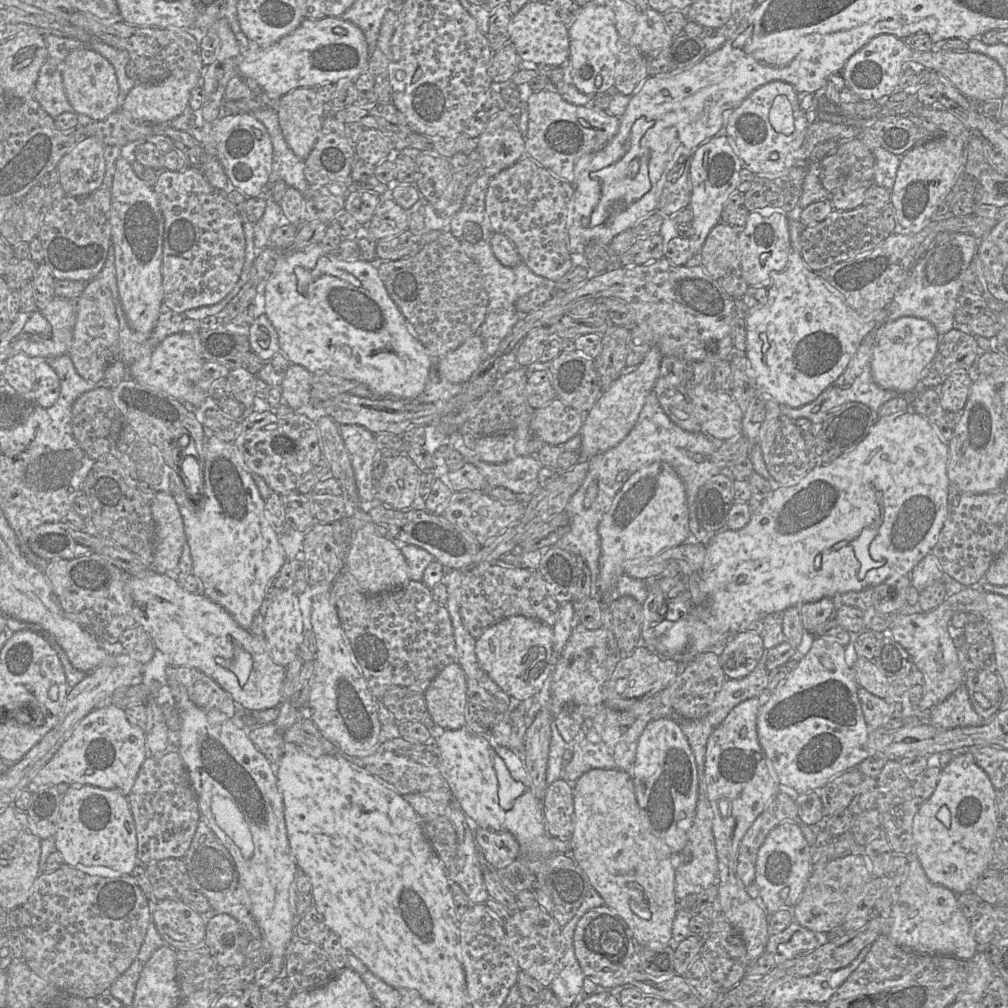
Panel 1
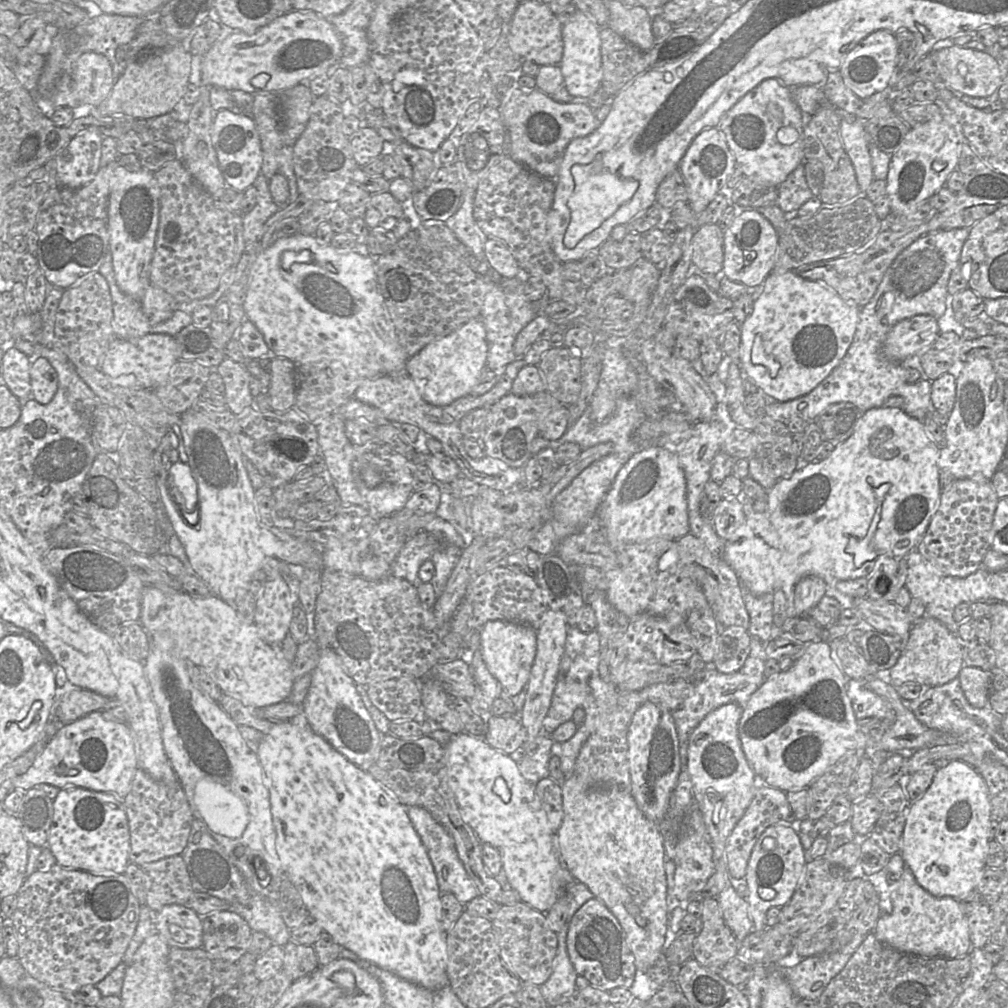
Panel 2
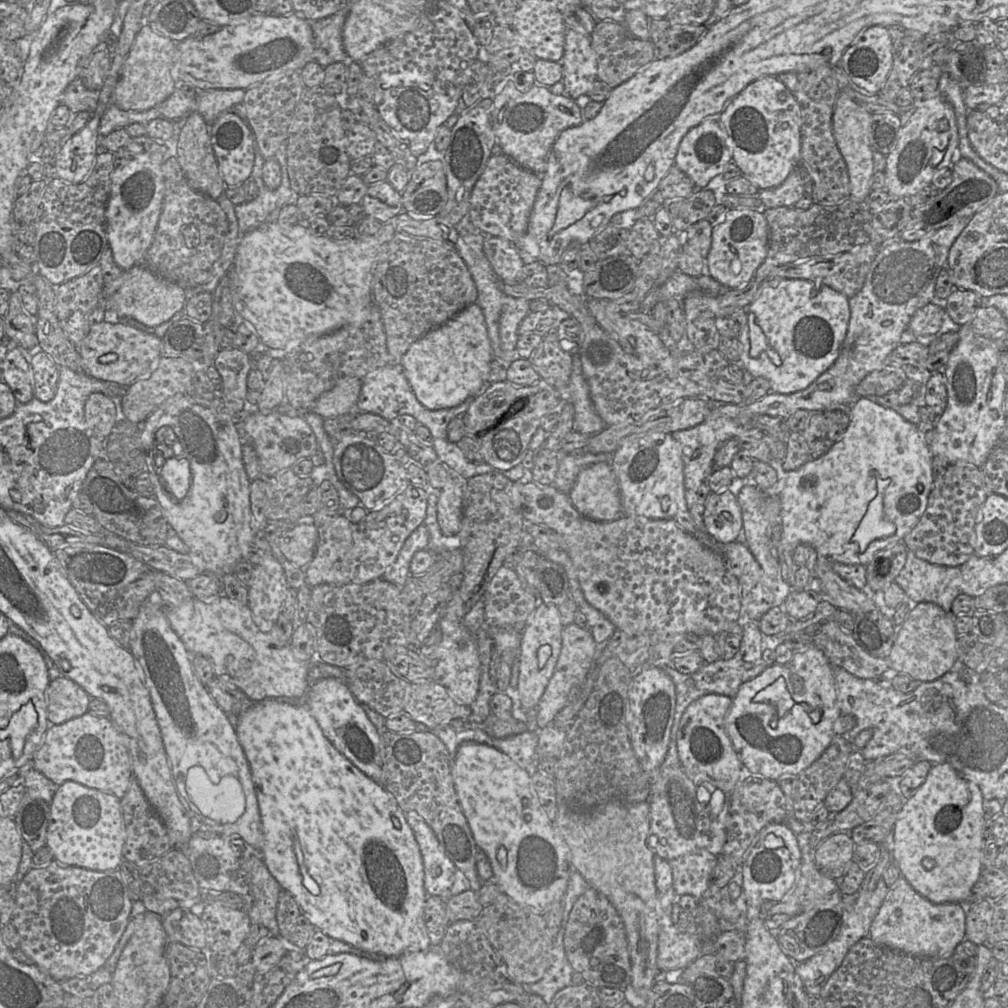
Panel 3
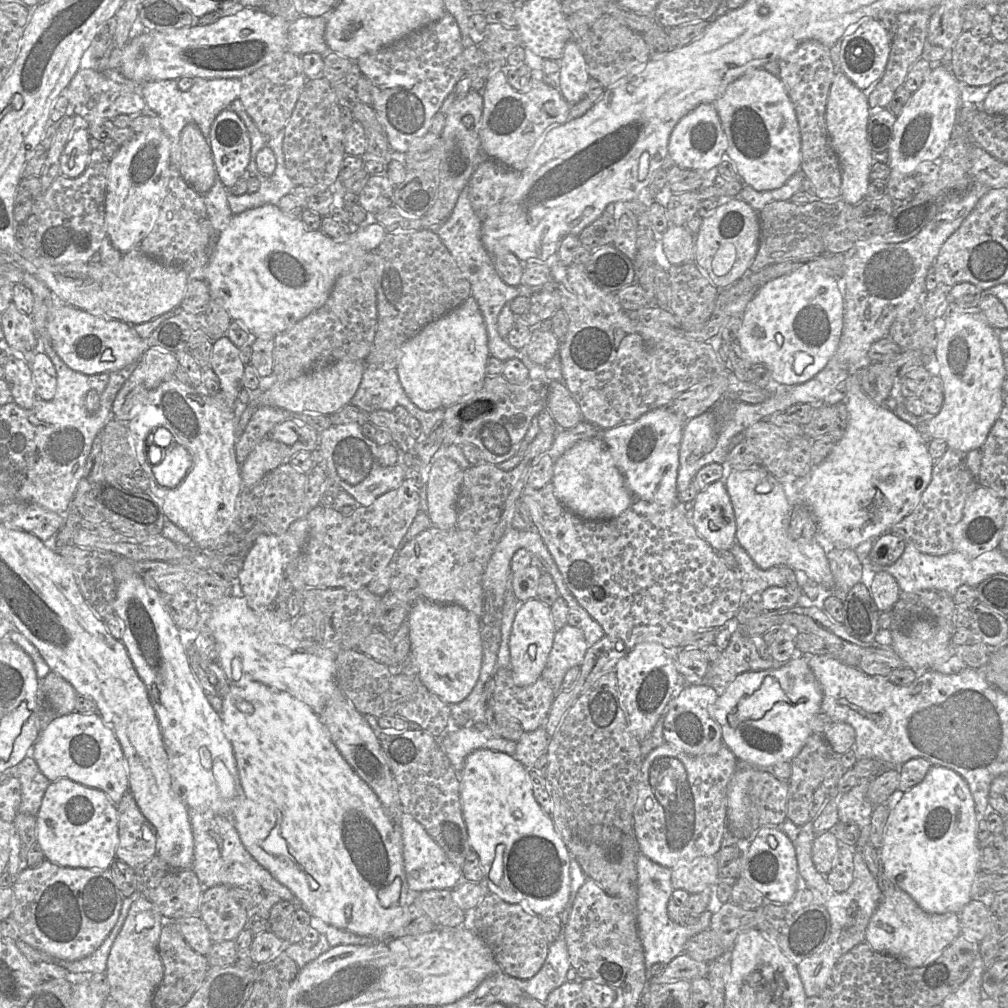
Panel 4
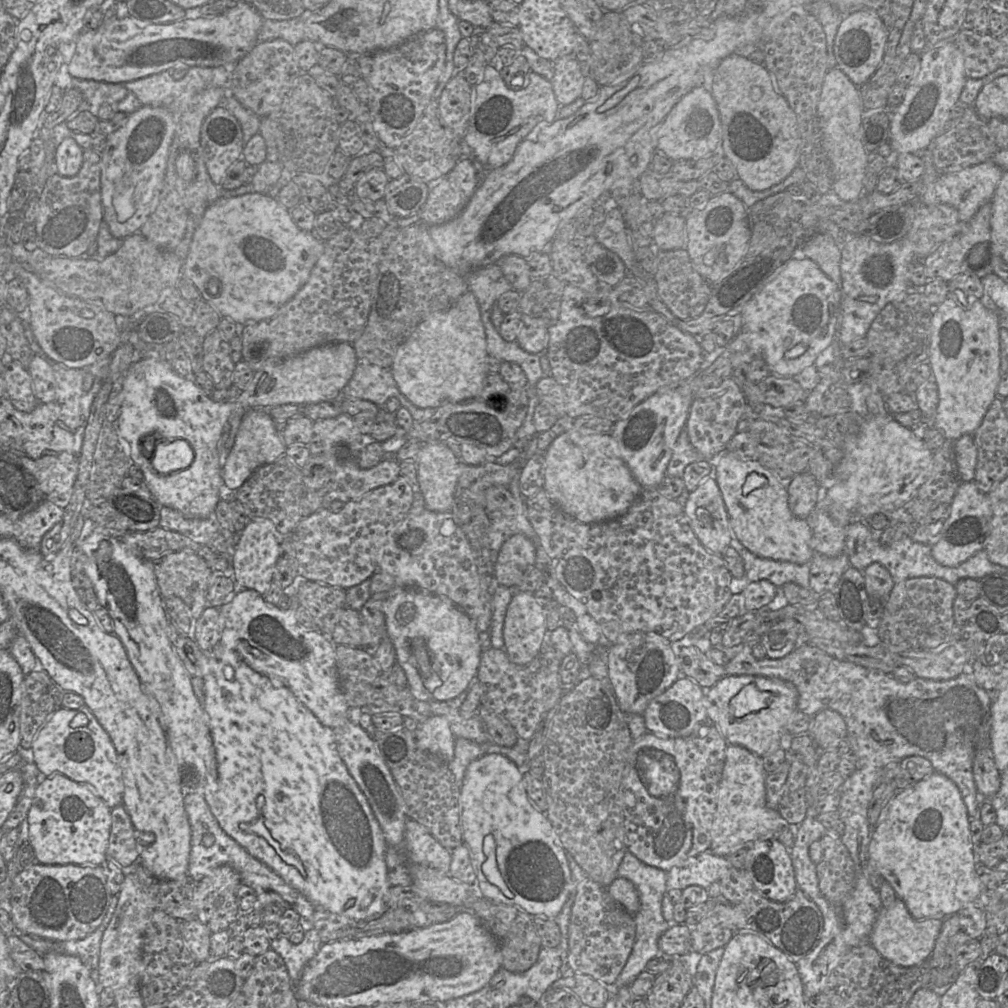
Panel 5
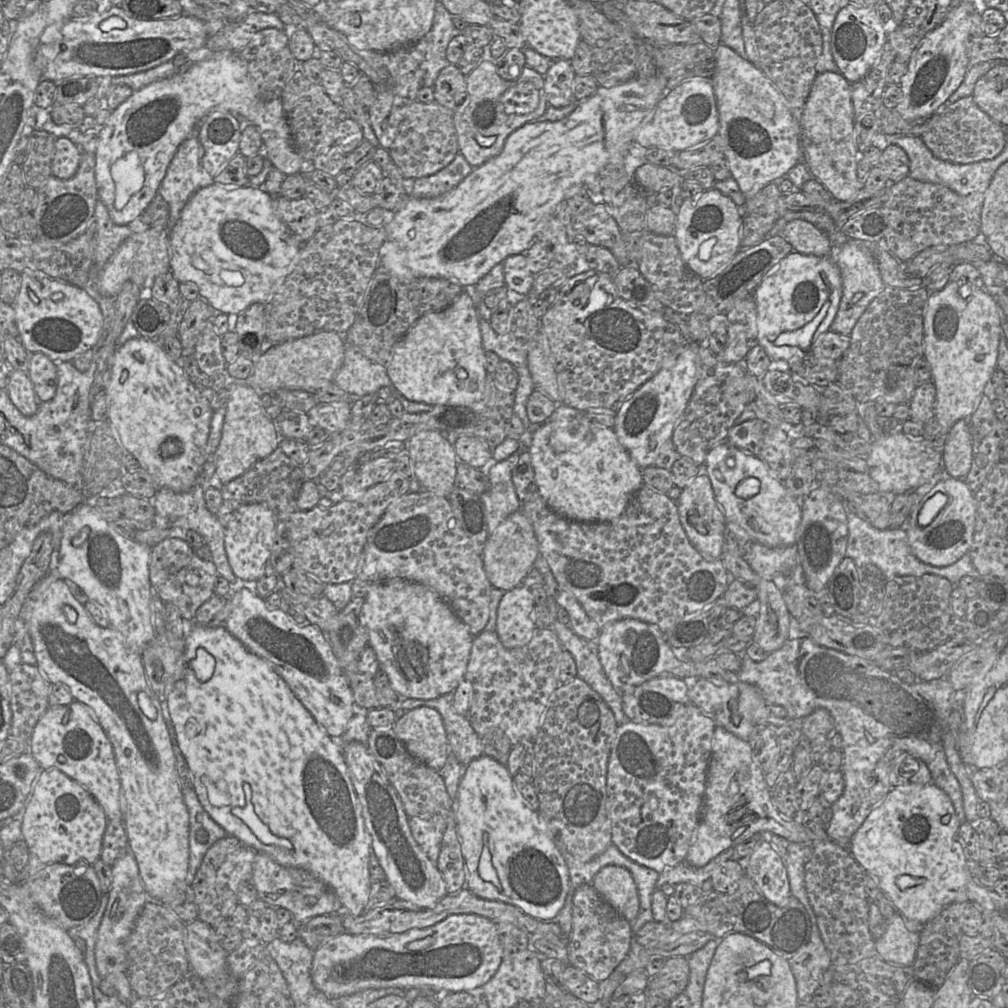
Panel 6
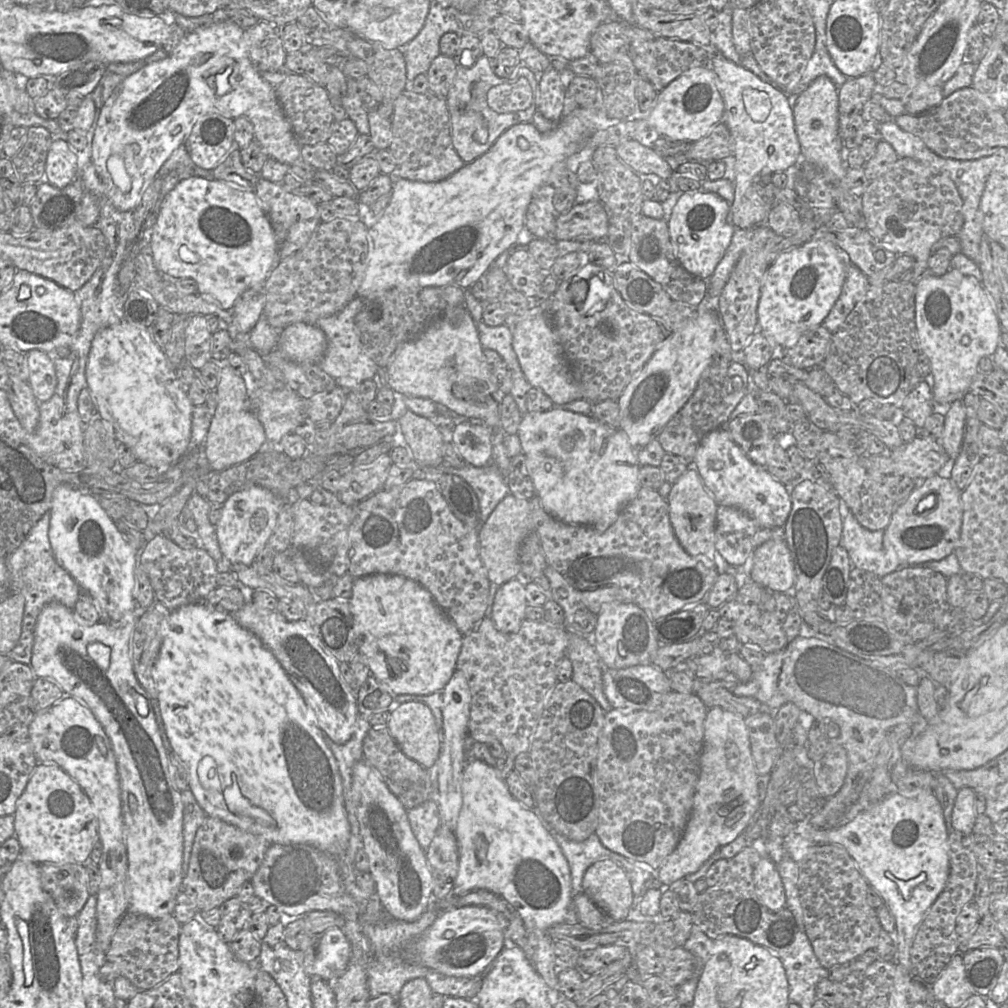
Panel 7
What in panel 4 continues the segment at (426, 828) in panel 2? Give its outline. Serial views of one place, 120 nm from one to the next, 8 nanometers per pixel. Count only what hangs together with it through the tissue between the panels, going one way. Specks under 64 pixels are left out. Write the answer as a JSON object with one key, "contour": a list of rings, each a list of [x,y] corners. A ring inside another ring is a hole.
{"contour":[[[402,813],[398,819],[398,827],[402,836],[406,879],[413,893],[432,889],[453,889],[463,880],[460,868],[447,857],[443,849],[415,818]]]}

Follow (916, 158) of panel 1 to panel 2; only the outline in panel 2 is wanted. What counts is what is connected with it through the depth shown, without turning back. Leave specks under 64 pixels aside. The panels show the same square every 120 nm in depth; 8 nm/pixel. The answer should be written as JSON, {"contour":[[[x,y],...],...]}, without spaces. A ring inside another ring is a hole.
{"contour":[[[939,98],[936,103],[942,113],[941,121],[929,121],[924,124],[910,128],[906,134],[900,148],[891,155],[888,174],[886,177],[886,196],[890,201],[891,212],[894,214],[912,214],[928,198],[936,194],[945,186],[950,174],[957,169],[960,145],[959,135],[955,128],[947,123],[947,113],[949,108]]]}

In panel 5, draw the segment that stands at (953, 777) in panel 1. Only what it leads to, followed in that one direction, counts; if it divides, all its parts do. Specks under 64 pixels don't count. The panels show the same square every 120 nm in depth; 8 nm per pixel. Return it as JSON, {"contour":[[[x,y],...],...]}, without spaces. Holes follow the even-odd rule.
{"contour":[[[934,771],[929,776],[908,786],[902,790],[898,790],[888,806],[881,812],[879,822],[872,828],[871,837],[868,845],[868,857],[882,877],[891,884],[898,898],[903,900],[907,909],[913,918],[917,920],[924,919],[945,919],[948,916],[959,913],[964,907],[978,907],[985,912],[997,912],[1001,907],[1001,901],[997,897],[994,890],[987,889],[979,880],[976,874],[975,859],[973,847],[970,840],[969,829],[970,818],[968,816],[966,805],[961,796],[960,790],[956,784],[947,776]]]}

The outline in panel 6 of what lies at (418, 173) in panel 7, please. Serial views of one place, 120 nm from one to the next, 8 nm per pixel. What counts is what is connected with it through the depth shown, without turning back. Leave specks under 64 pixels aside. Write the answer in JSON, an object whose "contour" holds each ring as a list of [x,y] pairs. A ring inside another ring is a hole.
{"contour":[[[458,152],[453,161],[437,173],[414,179],[410,185],[410,196],[416,198],[441,196],[459,185],[473,169]]]}

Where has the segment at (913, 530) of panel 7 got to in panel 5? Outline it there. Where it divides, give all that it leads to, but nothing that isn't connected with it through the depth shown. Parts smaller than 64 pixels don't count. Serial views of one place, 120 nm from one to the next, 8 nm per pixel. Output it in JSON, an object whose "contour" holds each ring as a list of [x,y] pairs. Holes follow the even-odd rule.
{"contour":[[[961,482],[944,515],[939,539],[931,546],[934,559],[944,566],[955,567],[978,551],[984,550],[990,531],[991,507],[986,494],[974,482]]]}

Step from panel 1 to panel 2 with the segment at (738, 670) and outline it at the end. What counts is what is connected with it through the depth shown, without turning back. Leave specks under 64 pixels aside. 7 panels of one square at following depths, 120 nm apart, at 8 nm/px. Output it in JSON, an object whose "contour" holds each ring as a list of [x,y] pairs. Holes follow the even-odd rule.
{"contour":[[[717,622],[719,633],[717,653],[712,666],[719,672],[730,674],[738,671],[750,653],[752,636],[738,626],[723,627]]]}

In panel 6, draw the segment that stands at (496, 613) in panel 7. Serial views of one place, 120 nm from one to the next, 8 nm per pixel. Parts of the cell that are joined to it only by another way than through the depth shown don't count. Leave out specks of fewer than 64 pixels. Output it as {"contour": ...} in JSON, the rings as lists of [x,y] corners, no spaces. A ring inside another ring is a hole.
{"contour":[[[524,585],[505,592],[497,611],[496,633],[504,647],[515,649],[526,645],[537,628],[530,589]]]}

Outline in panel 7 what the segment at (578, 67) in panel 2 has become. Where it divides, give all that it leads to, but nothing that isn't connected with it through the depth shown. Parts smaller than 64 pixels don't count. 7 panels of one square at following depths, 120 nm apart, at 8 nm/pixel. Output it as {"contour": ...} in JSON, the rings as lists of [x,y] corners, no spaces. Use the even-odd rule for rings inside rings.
{"contour":[[[550,66],[543,73],[536,74],[539,89],[539,111],[545,118],[550,120],[561,120],[565,87],[562,84],[559,71]]]}

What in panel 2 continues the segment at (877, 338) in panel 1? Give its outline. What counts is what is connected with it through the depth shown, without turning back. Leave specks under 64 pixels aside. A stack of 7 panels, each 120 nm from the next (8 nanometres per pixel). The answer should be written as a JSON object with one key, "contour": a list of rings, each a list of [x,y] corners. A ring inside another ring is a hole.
{"contour":[[[915,315],[895,324],[887,334],[883,353],[889,360],[902,362],[919,356],[940,334],[938,321],[931,315]]]}

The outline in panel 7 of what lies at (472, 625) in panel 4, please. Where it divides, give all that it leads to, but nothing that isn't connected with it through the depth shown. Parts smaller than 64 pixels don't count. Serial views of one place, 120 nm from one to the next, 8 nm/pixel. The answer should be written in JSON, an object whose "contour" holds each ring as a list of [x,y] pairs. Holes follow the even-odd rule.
{"contour":[[[401,575],[362,576],[354,579],[349,606],[359,654],[384,687],[396,695],[428,695],[445,687],[457,669],[463,635],[426,588]]]}

